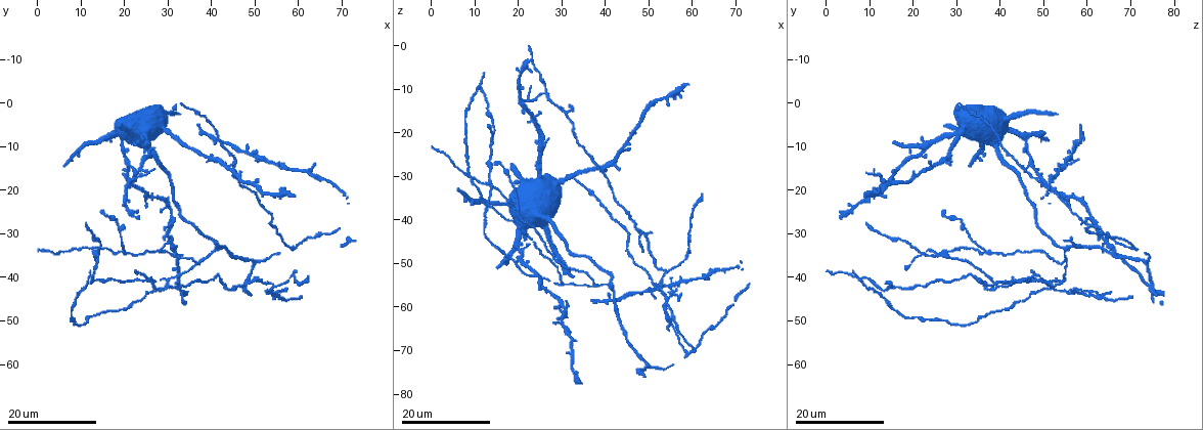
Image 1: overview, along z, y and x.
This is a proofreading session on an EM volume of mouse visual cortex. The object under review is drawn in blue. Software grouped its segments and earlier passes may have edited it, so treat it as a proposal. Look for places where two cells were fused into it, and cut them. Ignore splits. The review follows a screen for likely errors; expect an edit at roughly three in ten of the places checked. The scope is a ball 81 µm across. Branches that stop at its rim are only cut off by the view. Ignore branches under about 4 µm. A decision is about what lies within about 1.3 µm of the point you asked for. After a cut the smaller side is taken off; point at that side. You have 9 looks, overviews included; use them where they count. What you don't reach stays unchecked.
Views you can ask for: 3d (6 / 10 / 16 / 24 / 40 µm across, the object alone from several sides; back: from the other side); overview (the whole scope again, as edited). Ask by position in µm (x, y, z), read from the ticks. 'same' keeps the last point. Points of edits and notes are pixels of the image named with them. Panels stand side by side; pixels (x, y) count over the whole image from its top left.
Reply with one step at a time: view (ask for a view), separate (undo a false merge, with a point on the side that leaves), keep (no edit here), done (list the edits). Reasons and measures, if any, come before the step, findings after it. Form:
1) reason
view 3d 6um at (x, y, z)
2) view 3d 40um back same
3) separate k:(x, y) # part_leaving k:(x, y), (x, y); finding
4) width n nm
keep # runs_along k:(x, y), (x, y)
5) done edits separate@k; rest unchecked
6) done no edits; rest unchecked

branch point
view 3d 16um at (48.5, 41.0, 43.5)

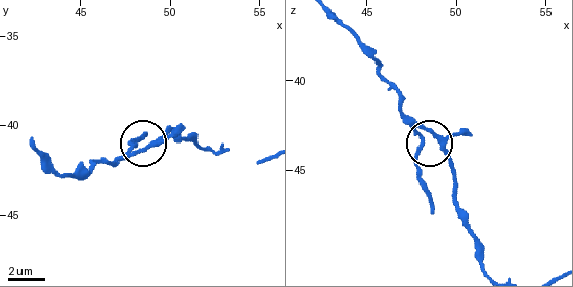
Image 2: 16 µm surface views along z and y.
view 3d 6um at (47.9, 41.2, 43.2)

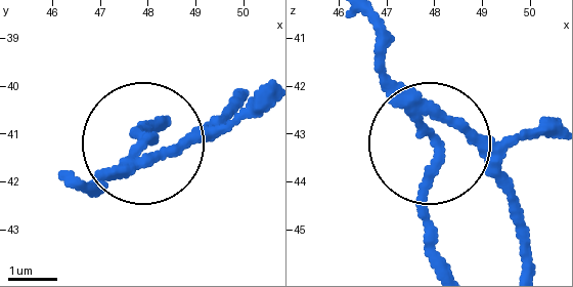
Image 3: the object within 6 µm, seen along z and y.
side_arm 5 um; arms 3
separate 3:(425, 167) # a second cell is stuck on

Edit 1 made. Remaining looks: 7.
a fork
view 3d 24um at (20.0, 34.5, 36.0)

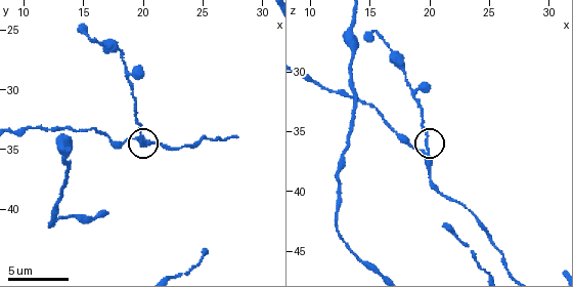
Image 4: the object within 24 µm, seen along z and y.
zoom in
view 3d 10um at (19.8, 34.0, 36.6)

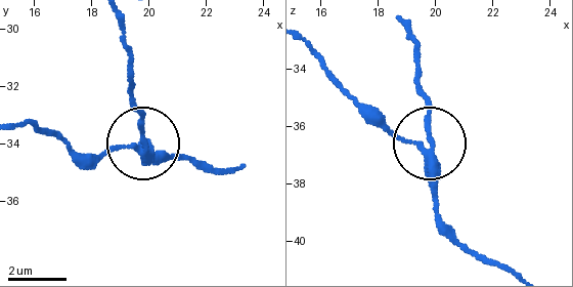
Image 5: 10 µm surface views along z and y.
keep # runs_along 5:(496, 265), (440, 216), (431, 107), (415, 72); all the same cell

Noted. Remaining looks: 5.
thin arm on a thick one
view 3d 24um at (20.5, 19.0, 13.0)

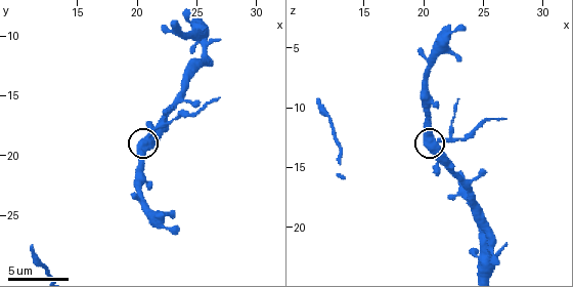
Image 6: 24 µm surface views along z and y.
view 3d 6um at (21.0, 18.8, 12.8)

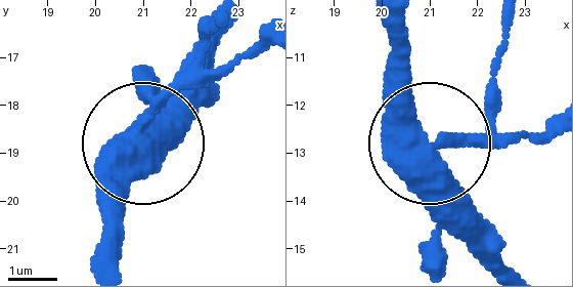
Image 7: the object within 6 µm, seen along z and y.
arms 4
separate 7:(207, 86) # part_leaving 7:(148, 121), (173, 93), (259, 52); a second cell is stuck on

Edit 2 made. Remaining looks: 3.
view overview

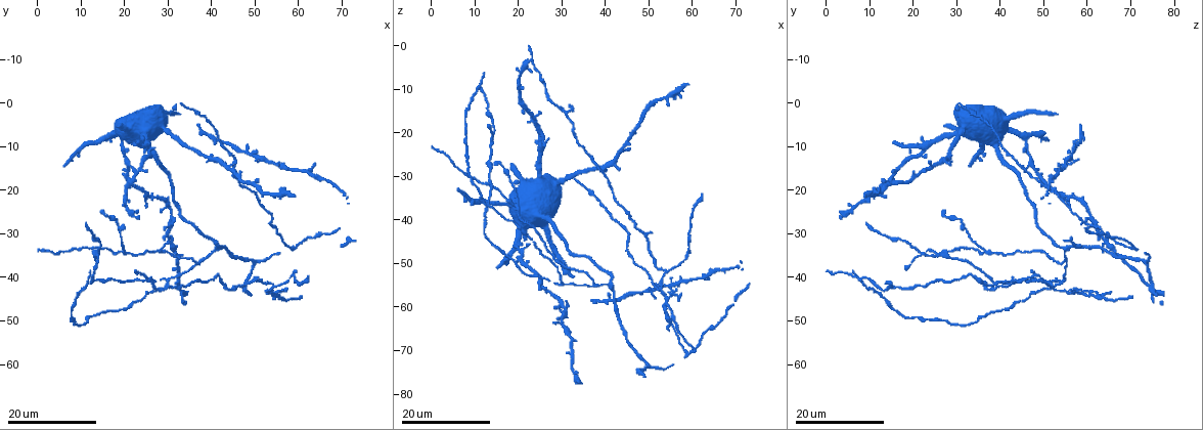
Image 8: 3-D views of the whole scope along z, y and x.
three-way junction
view 3d 16um at (13.5, 34.5, 21.5)

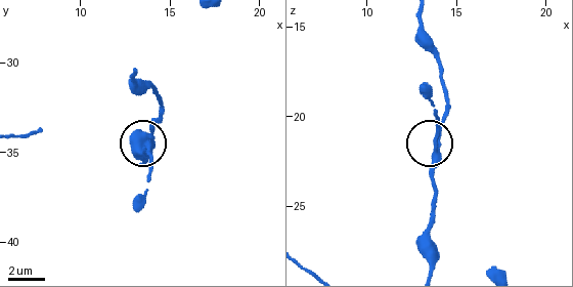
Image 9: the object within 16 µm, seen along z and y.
view 3d 10um same

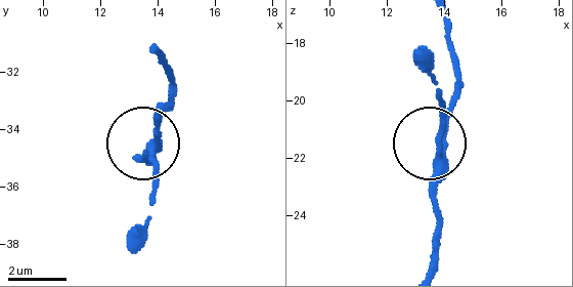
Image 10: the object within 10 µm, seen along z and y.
keep # runs_along 10:(428, 268), (442, 94); all the same cell

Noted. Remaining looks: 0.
done edits separate@3, separate@7; rest unchecked

